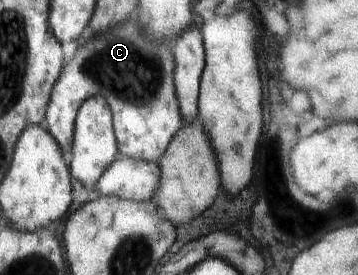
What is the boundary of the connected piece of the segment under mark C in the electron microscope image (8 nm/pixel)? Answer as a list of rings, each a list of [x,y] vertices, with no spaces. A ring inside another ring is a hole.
[[[133,20],[123,22],[121,27],[112,26],[105,33],[94,34],[84,40],[76,49],[73,59],[62,69],[59,79],[52,89],[47,106],[44,126],[55,138],[65,159],[69,159],[74,138],[74,123],[81,104],[95,94],[101,94],[112,111],[112,124],[118,145],[119,157],[143,160],[157,164],[158,159],[165,153],[173,136],[182,128],[183,121],[178,108],[178,101],[173,81],[174,59],[172,51],[165,43],[149,43],[143,33],[139,31]]]

